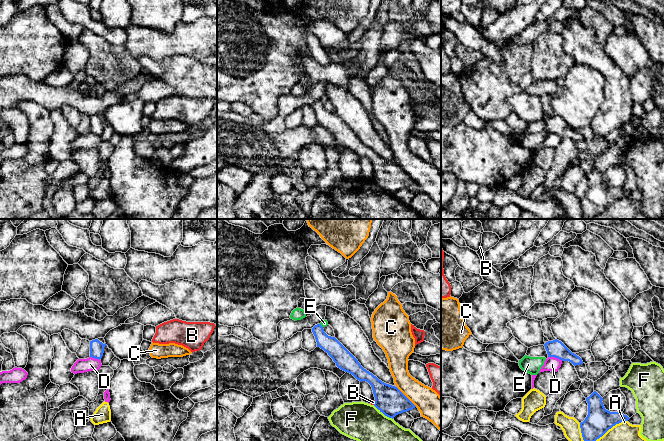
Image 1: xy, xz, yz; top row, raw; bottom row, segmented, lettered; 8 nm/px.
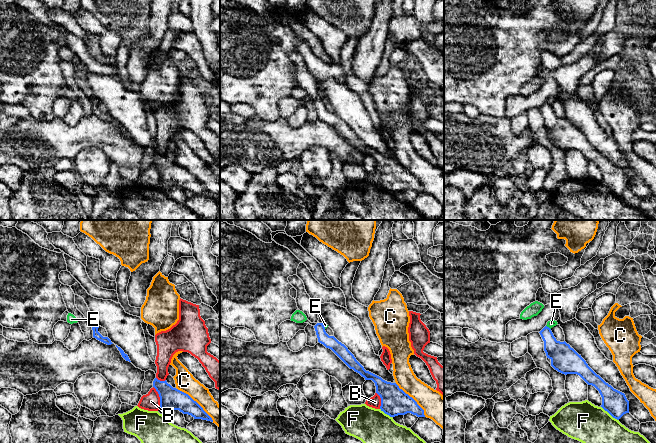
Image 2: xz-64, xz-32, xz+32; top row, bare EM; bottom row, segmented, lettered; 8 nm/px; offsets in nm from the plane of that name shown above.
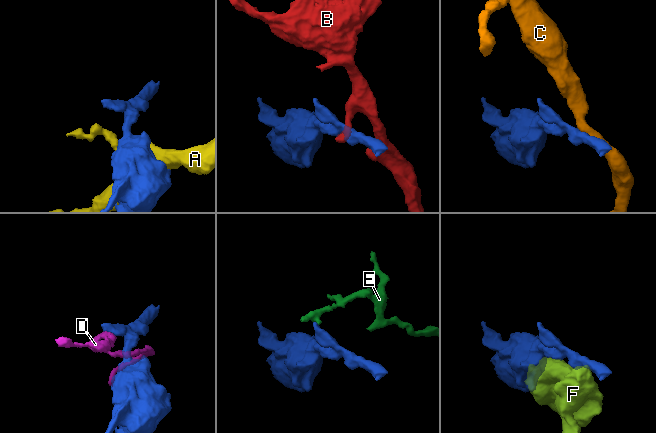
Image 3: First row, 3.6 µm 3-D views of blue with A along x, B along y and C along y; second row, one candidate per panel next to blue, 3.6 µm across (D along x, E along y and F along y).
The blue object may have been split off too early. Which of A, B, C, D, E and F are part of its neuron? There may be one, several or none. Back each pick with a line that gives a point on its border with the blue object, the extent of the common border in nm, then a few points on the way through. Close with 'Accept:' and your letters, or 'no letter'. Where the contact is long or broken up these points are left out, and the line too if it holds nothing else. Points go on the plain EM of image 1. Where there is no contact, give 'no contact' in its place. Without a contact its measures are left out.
Accept: no letter

